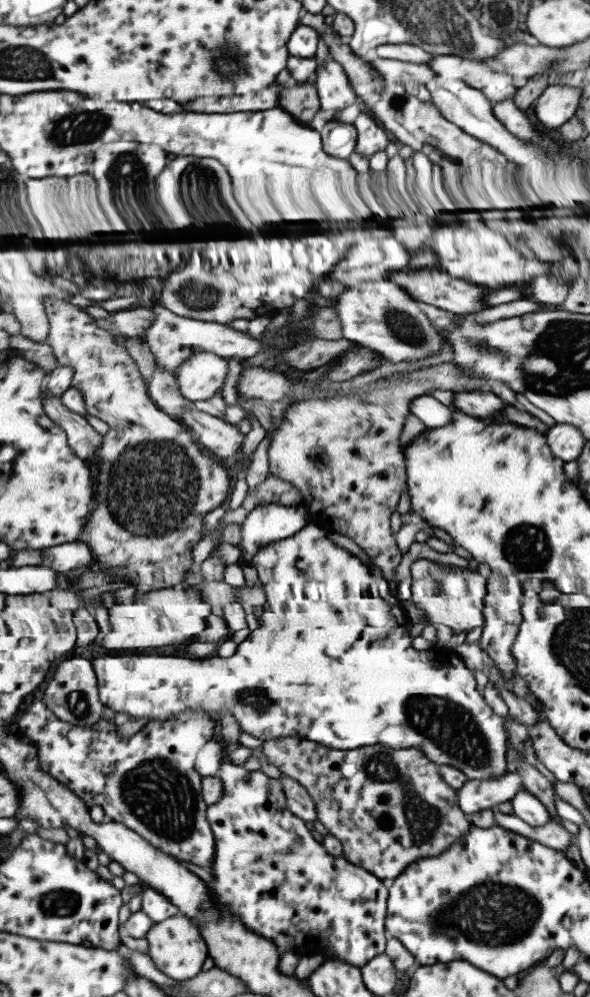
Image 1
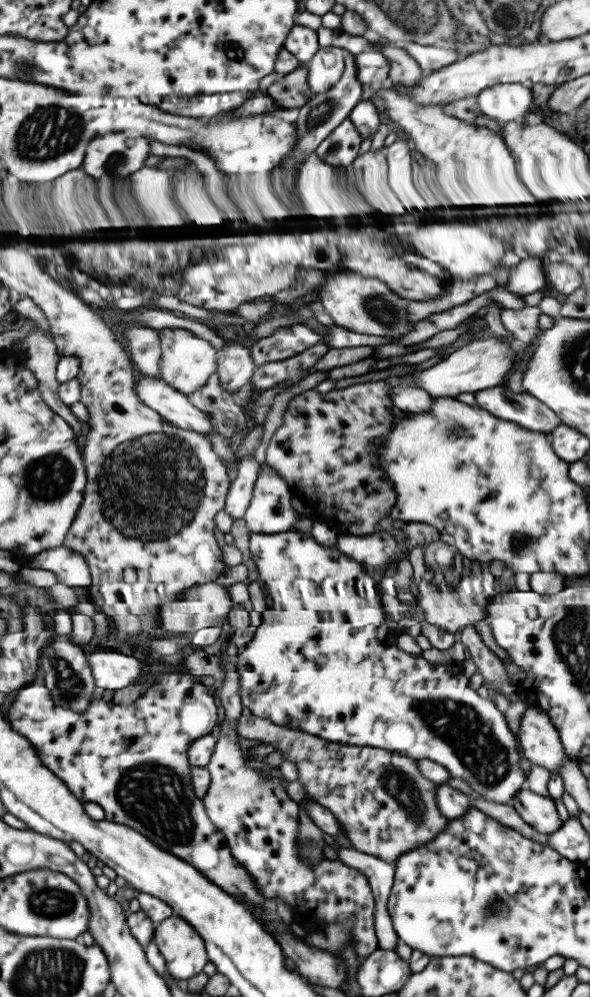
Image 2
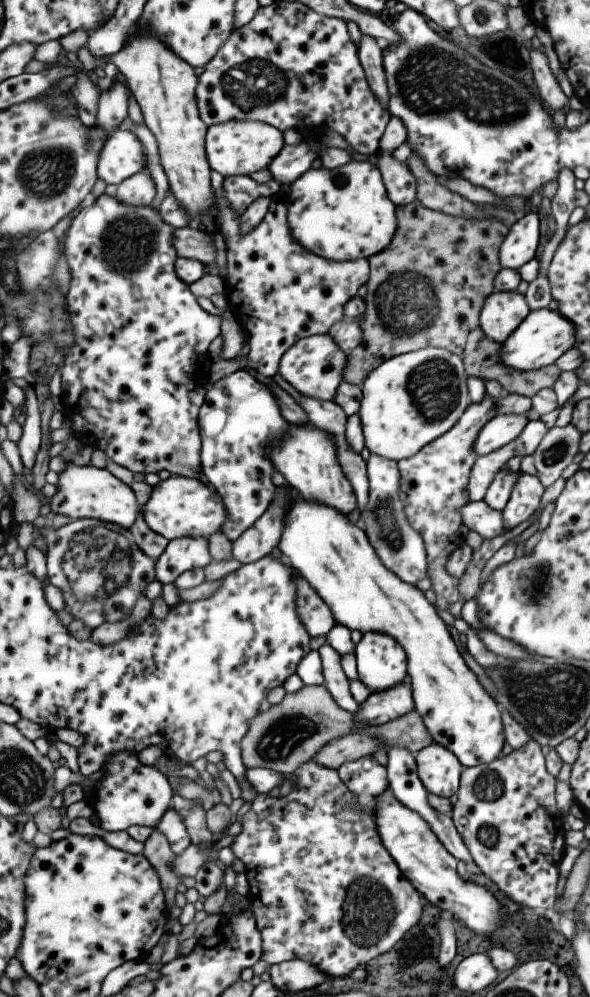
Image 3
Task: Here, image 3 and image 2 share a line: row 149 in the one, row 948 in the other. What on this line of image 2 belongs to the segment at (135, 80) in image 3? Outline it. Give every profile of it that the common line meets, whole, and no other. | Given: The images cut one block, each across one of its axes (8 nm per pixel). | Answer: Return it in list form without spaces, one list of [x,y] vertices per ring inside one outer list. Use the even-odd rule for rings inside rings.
[[[171,916],[156,924],[153,931],[153,939],[161,956],[164,958],[167,972],[175,980],[187,981],[189,978],[192,978],[191,976],[199,974],[201,968],[207,964],[208,958],[202,938],[182,918]]]

